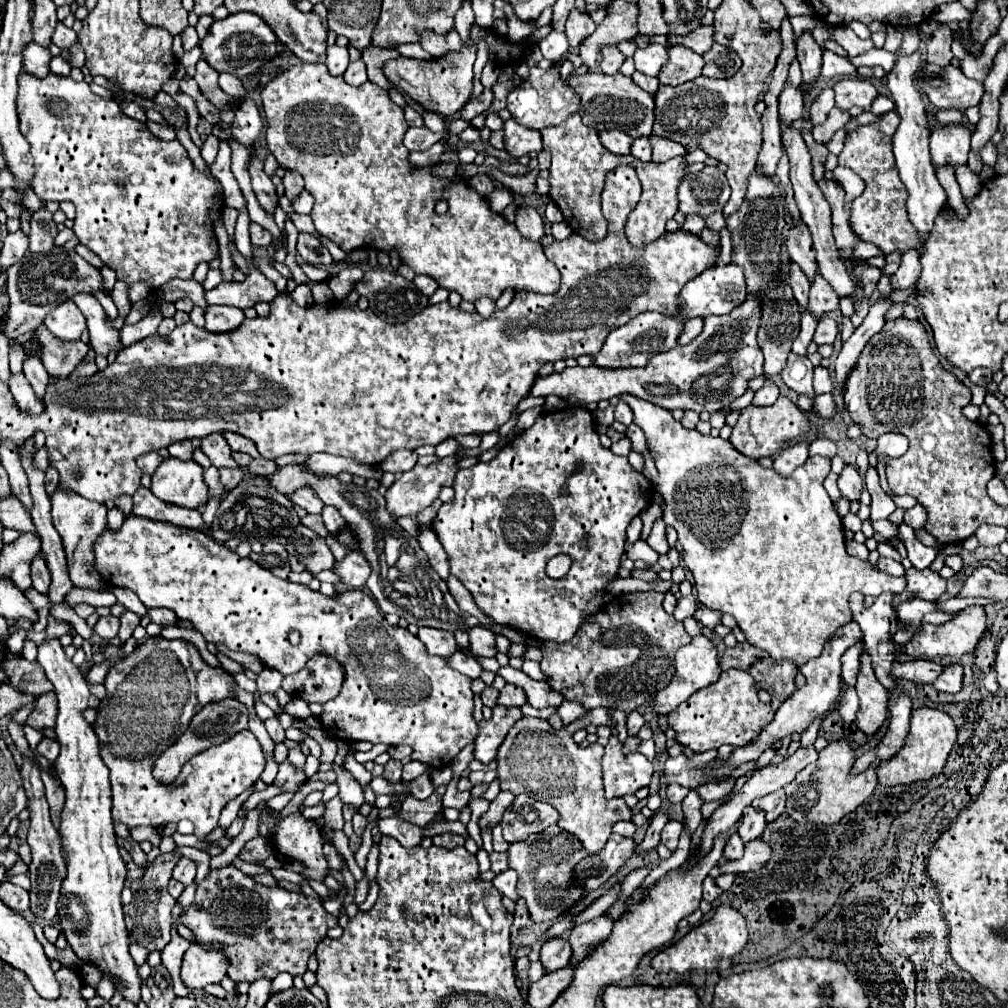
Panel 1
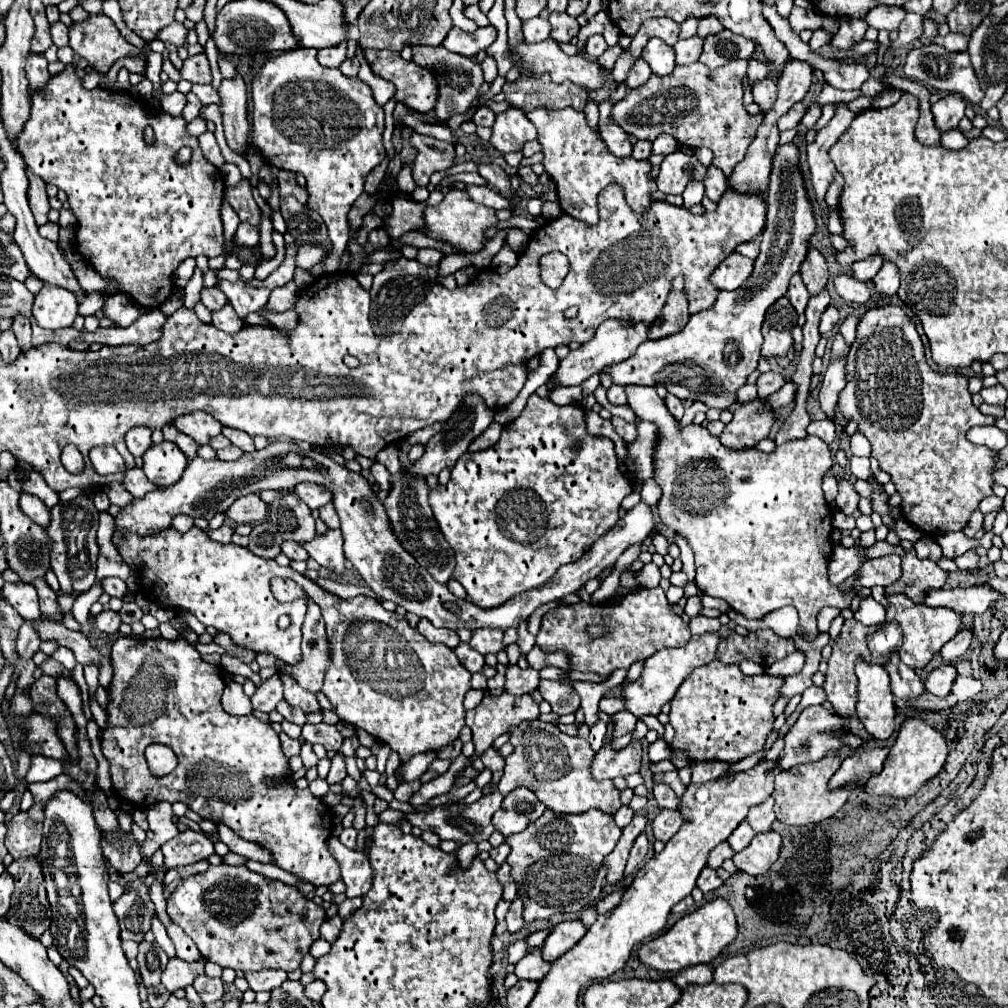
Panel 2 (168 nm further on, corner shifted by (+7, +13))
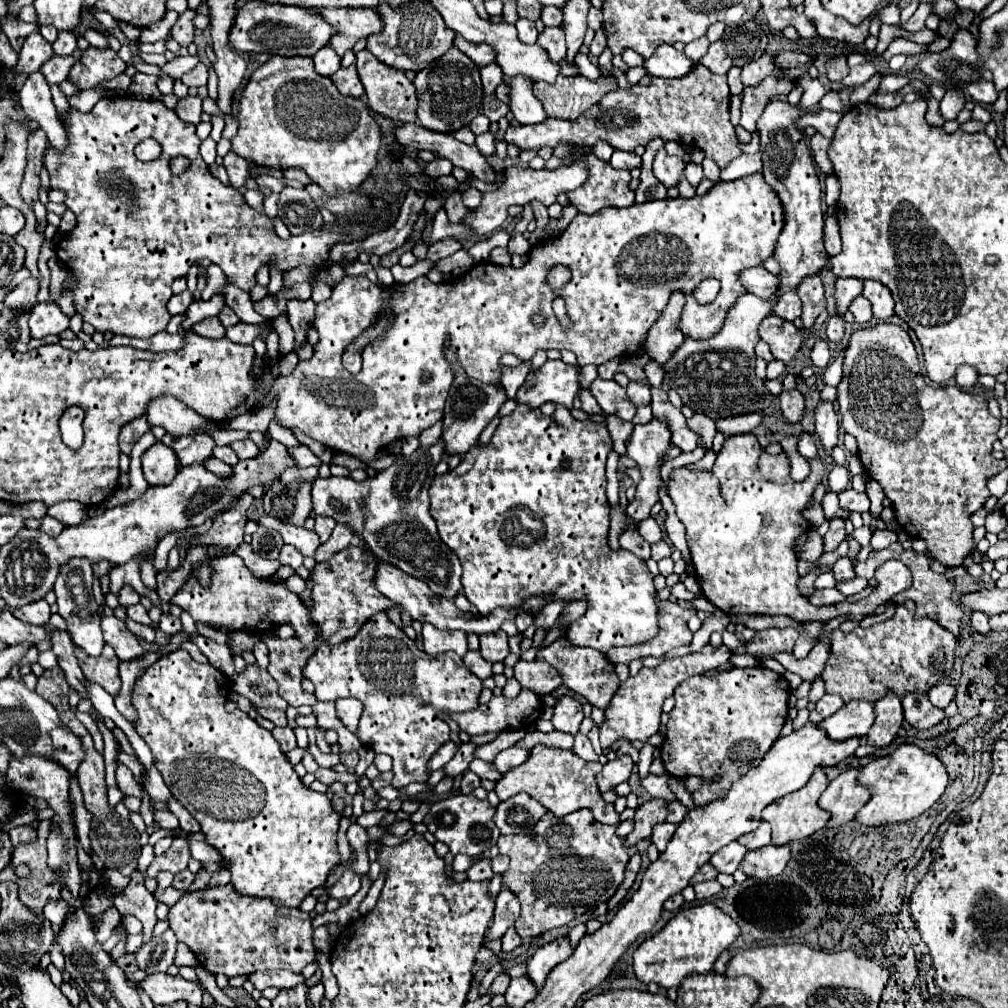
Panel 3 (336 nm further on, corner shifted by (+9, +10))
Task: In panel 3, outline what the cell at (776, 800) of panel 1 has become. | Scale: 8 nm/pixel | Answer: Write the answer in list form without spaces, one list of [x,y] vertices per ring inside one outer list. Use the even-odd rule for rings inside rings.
[[[762,821],[756,831],[740,837],[740,843],[744,843],[746,849],[756,849],[756,847],[768,845],[770,843],[770,825],[768,825],[768,821]]]

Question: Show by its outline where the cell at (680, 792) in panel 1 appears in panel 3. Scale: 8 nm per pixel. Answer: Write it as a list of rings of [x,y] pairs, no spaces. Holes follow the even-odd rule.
[[[668,801],[668,817],[666,817],[666,821],[680,823],[684,815],[686,815],[686,807],[680,801]]]

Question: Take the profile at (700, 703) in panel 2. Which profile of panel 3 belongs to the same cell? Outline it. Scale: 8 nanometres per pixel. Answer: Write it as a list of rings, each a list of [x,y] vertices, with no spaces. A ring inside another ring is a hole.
[[[734,667],[714,673],[712,677],[704,673],[692,675],[676,687],[676,705],[670,711],[670,721],[666,725],[668,735],[664,737],[660,753],[670,775],[698,775],[706,779],[706,785],[692,793],[696,805],[720,799],[740,775],[762,761],[788,717],[788,695],[782,675],[764,667]],[[714,775],[722,779],[710,783]]]

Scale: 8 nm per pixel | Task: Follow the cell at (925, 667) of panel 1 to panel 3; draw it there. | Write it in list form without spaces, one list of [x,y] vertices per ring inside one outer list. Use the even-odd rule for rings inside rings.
[[[972,613],[972,617],[970,617],[970,631],[974,631],[974,633],[988,633],[990,631],[988,617],[984,613]]]

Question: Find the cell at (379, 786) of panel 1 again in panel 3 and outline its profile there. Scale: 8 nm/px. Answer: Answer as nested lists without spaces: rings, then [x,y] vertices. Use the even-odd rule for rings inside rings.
[[[452,741],[444,743],[444,745],[432,755],[432,761],[428,761],[428,771],[436,771],[436,769],[444,767],[444,765],[452,759],[452,755],[456,753],[456,749],[458,749],[458,747],[456,747]]]

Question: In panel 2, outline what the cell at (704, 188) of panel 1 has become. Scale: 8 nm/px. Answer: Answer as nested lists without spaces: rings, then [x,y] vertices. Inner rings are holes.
[[[682,150],[666,156],[660,164],[660,172],[656,176],[658,190],[664,194],[682,194],[686,184],[694,178],[702,180],[706,166],[702,166],[696,156],[684,154]]]

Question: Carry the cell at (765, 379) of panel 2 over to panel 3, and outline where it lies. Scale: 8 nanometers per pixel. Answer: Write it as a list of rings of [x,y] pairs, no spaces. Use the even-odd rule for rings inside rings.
[[[782,389],[782,393],[778,395],[778,405],[782,415],[796,423],[802,419],[802,411],[804,411],[804,397],[798,389]]]

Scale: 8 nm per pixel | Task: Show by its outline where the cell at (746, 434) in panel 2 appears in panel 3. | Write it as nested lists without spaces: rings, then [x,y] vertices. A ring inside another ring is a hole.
[[[740,433],[726,437],[712,467],[712,473],[718,477],[724,495],[736,489],[742,481],[756,479],[760,475],[758,471],[760,453],[762,447],[758,445],[754,433]]]

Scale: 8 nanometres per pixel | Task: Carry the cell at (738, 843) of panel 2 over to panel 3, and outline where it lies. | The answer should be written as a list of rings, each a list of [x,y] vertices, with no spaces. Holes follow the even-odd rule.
[[[732,841],[728,843],[724,849],[720,849],[712,859],[710,863],[720,871],[720,873],[734,873],[742,861],[746,853],[746,847],[740,843],[740,841]]]

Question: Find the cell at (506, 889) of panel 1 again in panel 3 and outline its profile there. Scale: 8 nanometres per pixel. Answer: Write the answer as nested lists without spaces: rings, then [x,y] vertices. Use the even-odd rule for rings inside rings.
[[[502,889],[496,897],[494,919],[492,919],[492,927],[490,927],[488,937],[490,939],[502,937],[506,933],[506,929],[516,923],[518,915],[520,915],[520,903],[516,901],[516,895],[510,893],[510,889]]]

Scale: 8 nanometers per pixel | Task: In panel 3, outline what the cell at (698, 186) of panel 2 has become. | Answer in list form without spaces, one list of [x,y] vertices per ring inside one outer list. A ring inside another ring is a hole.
[[[688,163],[686,165],[686,171],[684,171],[684,177],[688,179],[688,183],[692,185],[692,187],[698,187],[698,183],[702,181],[702,167],[700,165],[694,165],[694,163]]]

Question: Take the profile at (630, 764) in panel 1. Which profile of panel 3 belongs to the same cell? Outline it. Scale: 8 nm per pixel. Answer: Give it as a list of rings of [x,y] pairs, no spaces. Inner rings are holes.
[[[622,755],[622,757],[614,759],[614,761],[608,761],[604,765],[604,769],[596,775],[598,789],[604,793],[608,789],[614,789],[622,781],[628,781],[632,767],[634,767],[634,763],[632,763],[630,755]]]

